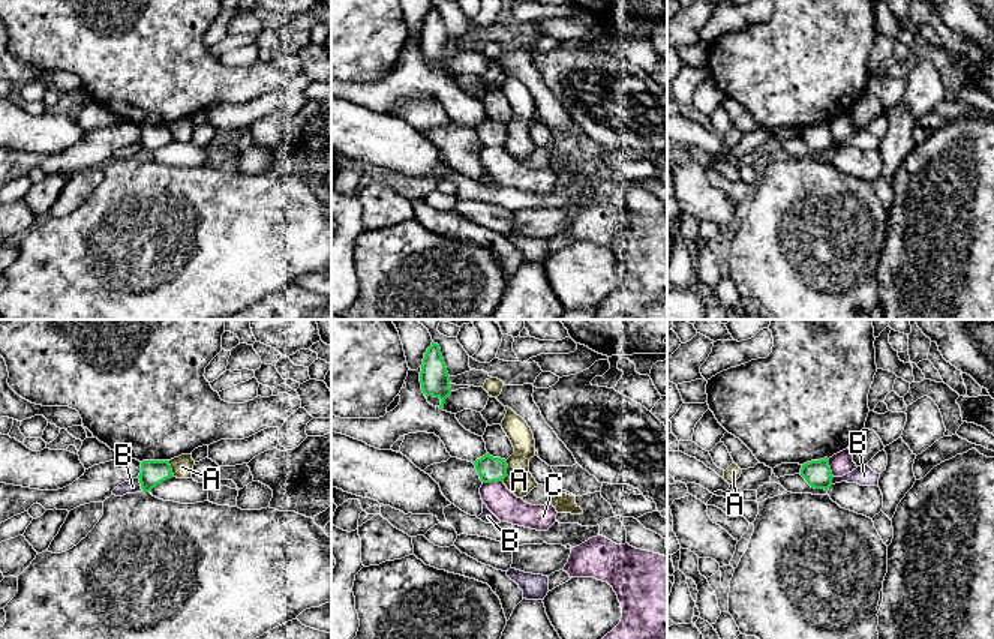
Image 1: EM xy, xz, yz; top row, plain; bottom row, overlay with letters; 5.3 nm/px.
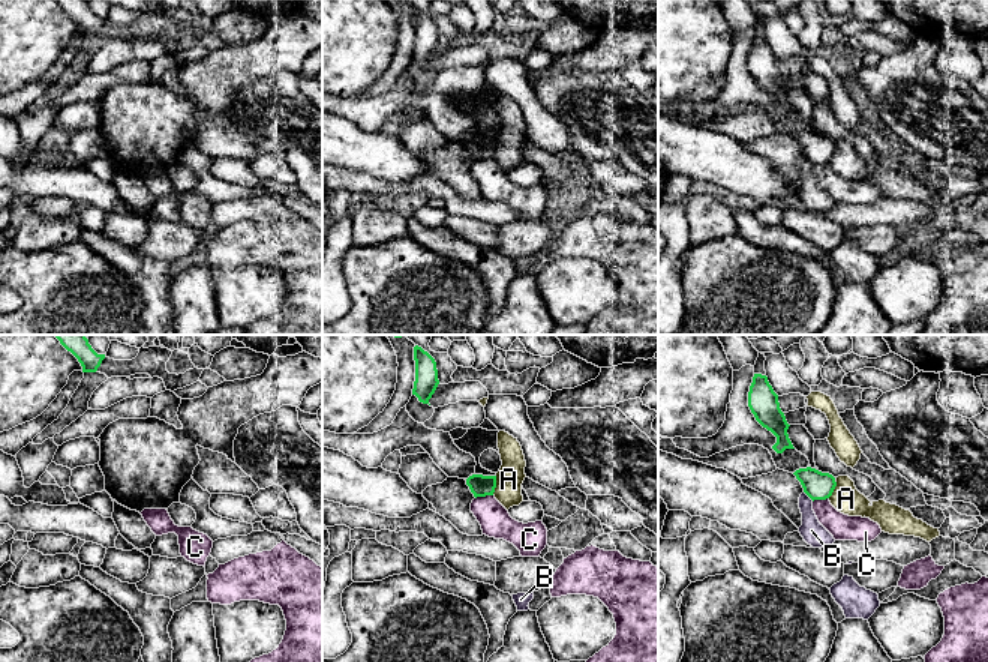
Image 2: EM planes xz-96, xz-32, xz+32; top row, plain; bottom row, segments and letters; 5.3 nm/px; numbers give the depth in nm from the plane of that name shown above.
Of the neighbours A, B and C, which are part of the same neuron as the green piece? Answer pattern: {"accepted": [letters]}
{"accepted": []}

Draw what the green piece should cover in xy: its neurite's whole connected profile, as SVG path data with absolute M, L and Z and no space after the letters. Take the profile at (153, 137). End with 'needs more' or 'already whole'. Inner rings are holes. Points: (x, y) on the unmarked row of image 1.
M142 124L138 140L142 156L150 156L154 150L174 141L169 124Z | already whole

